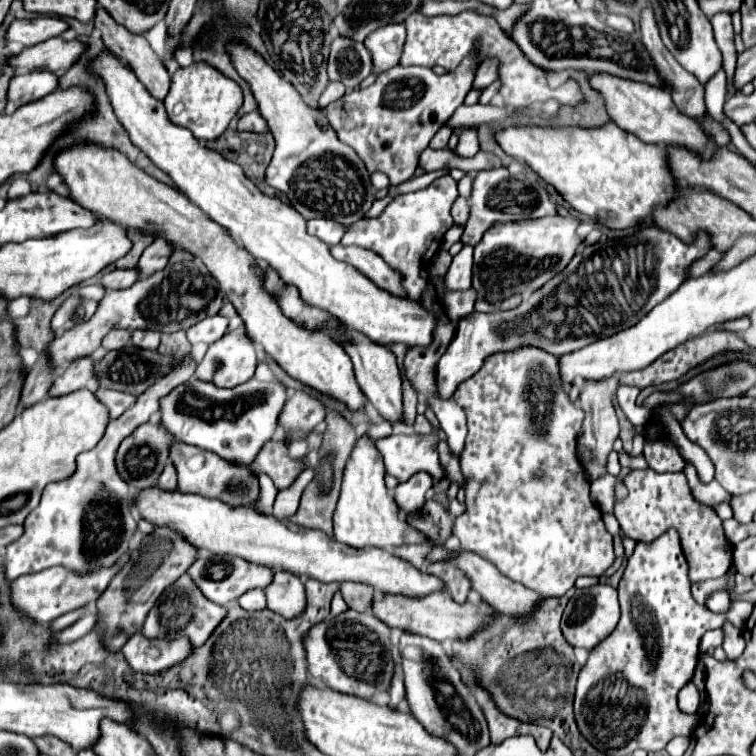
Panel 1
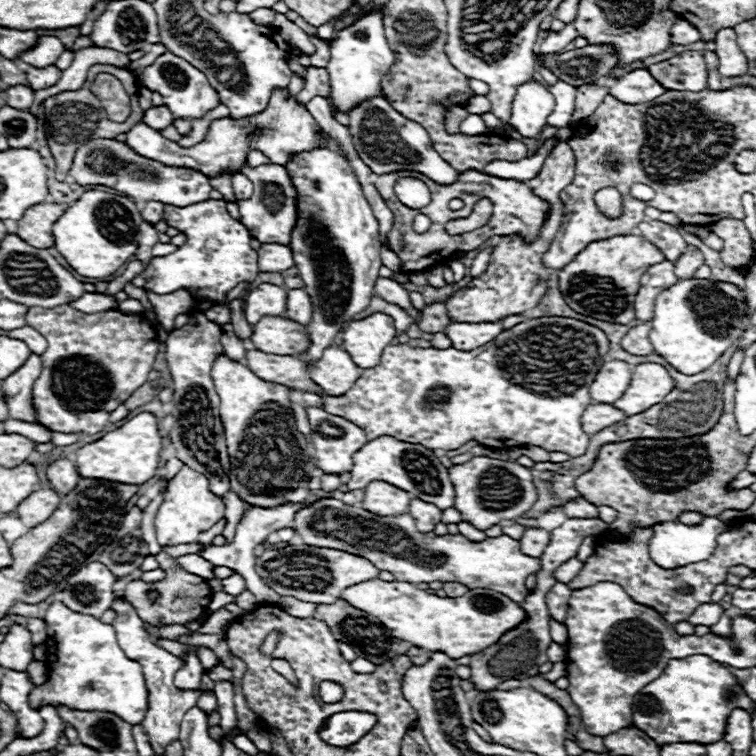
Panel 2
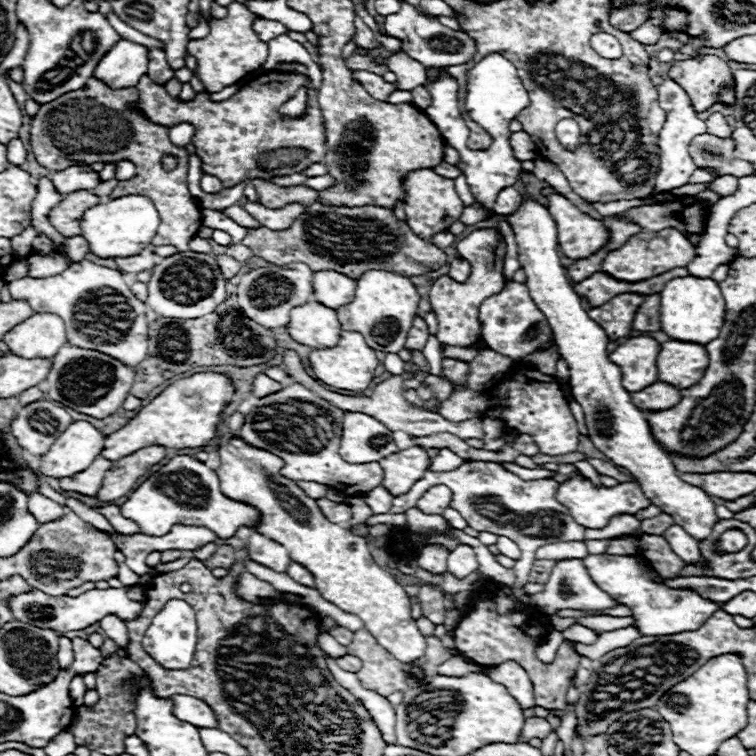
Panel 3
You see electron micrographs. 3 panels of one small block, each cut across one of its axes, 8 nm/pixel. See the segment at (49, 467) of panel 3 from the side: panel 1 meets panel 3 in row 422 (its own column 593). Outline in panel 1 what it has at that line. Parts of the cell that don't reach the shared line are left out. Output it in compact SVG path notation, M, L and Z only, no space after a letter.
M592 72L588 76L588 82L590 82L592 90L602 94L606 112L614 120L614 124L624 128L626 132L638 136L640 140L644 140L648 144L678 144L678 146L700 152L704 158L710 158L712 152L718 148L714 144L714 140L708 138L694 120L690 120L688 116L684 116L676 110L674 102L670 100L670 94L662 92L662 88L626 80L626 78L612 76L612 74L598 74L598 72Z

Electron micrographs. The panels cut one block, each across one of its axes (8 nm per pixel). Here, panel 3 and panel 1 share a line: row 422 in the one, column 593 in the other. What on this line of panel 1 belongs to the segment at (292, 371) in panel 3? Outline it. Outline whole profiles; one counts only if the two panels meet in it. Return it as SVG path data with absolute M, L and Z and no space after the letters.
M618 376L600 380L600 382L586 382L582 394L580 394L580 408L584 410L584 424L578 432L578 444L586 444L590 452L594 452L594 464L584 464L588 480L596 480L606 474L606 460L608 454L612 452L612 446L618 438L618 418L612 406L612 392L618 388Z

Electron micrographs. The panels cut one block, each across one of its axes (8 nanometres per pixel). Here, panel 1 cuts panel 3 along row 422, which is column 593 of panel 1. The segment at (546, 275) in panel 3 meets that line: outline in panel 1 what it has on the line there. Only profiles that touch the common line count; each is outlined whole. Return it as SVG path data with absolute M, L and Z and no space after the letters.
M596 584L584 590L576 590L570 598L564 614L562 614L562 634L566 636L566 642L574 648L586 648L592 650L598 646L610 632L616 628L620 618L620 606L618 606L618 592L616 588L608 584Z

